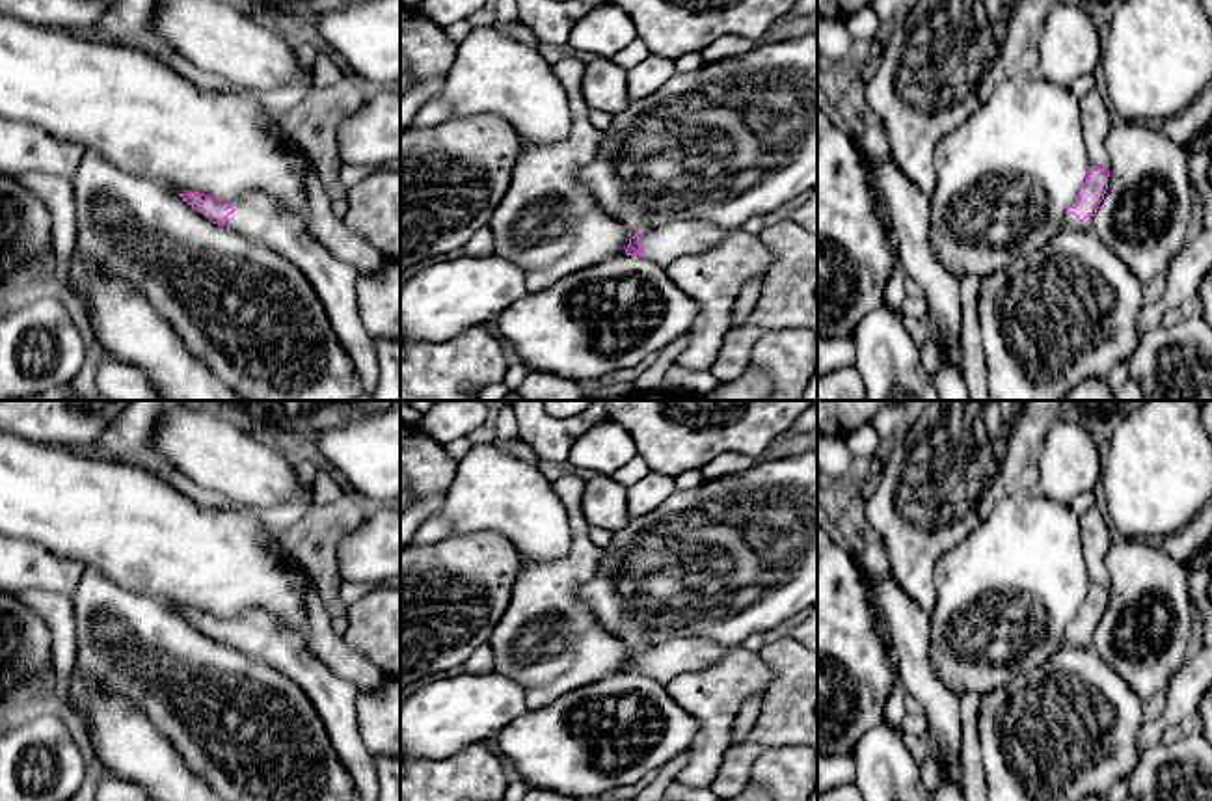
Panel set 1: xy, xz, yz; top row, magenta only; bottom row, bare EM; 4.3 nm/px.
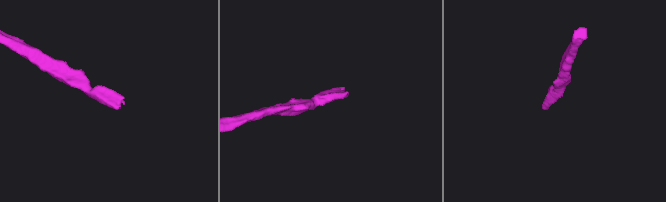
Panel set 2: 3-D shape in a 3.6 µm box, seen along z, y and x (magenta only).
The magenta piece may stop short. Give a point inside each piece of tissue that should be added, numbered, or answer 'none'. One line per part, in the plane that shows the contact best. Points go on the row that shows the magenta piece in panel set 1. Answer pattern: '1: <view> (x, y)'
1: xy (263, 220)

